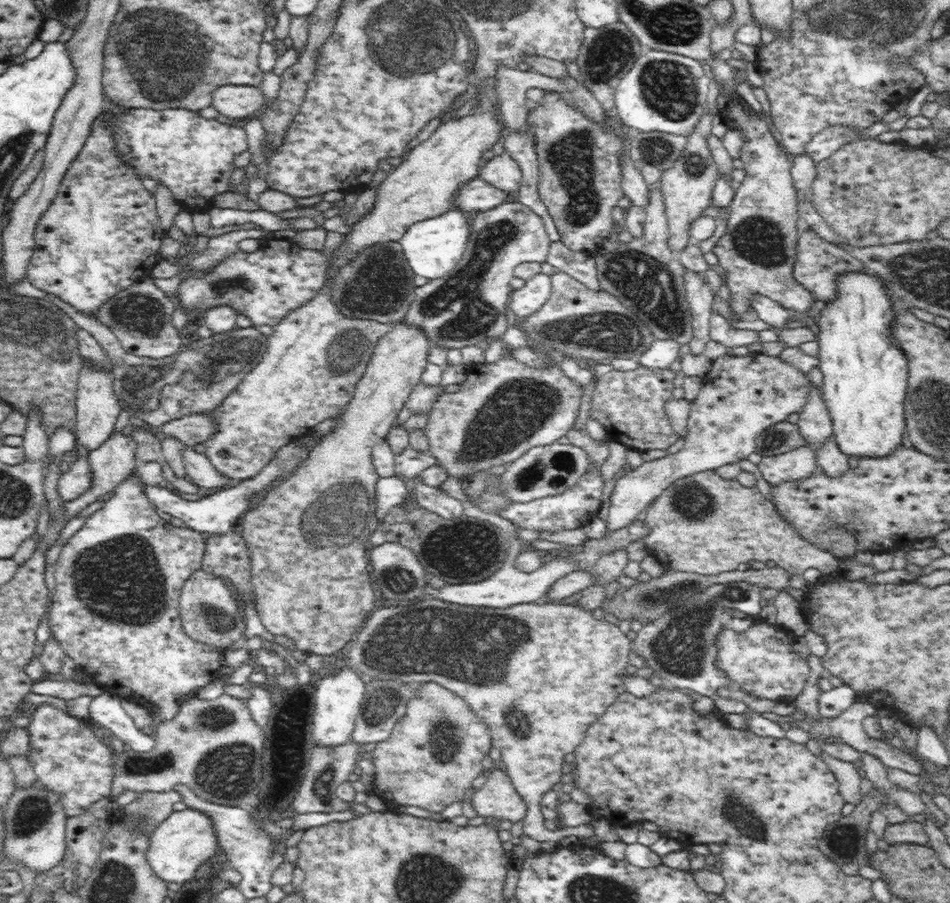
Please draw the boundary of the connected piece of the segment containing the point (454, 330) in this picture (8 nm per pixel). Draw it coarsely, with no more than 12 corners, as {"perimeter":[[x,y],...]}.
{"perimeter":[[511,199],[470,219],[450,274],[414,289],[432,346],[510,328],[515,268],[545,262],[544,221]]}

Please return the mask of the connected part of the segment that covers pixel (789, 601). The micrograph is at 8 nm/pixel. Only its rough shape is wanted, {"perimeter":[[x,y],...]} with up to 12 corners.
{"perimeter":[[787,589],[774,590],[776,624],[804,636],[801,603]]}

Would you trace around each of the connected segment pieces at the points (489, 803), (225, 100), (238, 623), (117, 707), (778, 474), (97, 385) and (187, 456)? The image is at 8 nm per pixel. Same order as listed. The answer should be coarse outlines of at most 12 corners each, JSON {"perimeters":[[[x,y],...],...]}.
{"perimeters":[[[501,765],[471,803],[479,816],[518,822],[527,805]],[[226,85],[212,93],[228,118],[251,117],[266,102],[261,86]],[[202,568],[178,615],[190,639],[226,650],[243,638],[241,604]],[[112,693],[91,697],[92,722],[111,730],[134,751],[148,752],[154,739],[142,734]],[[804,446],[761,458],[757,468],[770,486],[796,483],[818,472]],[[82,364],[75,397],[77,444],[96,450],[123,400],[113,375]],[[183,449],[188,480],[200,488],[222,488],[228,478],[206,455]]]}

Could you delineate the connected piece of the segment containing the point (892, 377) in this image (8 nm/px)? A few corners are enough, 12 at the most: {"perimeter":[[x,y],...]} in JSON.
{"perimeter":[[837,278],[818,325],[823,399],[846,457],[906,439],[908,359],[888,285]]}

